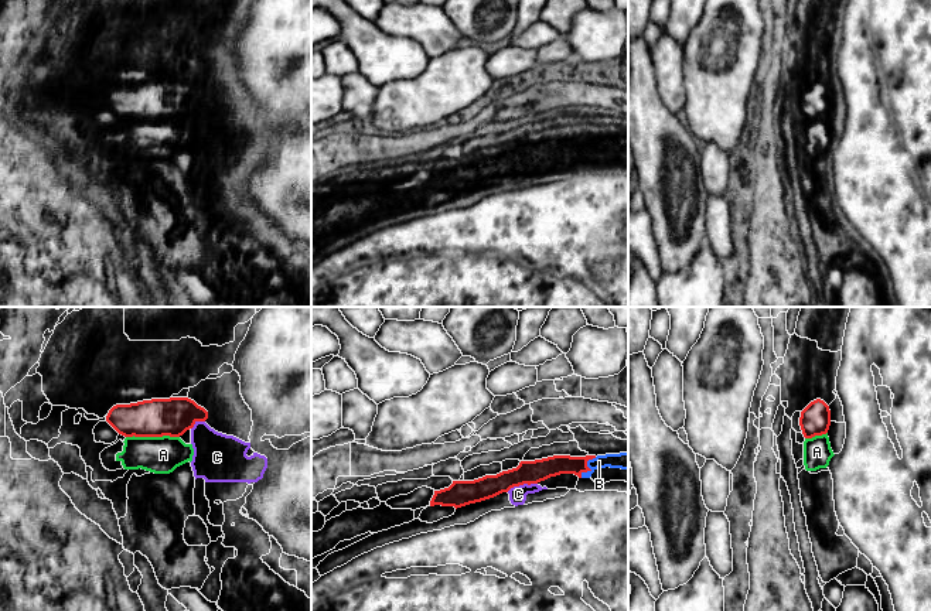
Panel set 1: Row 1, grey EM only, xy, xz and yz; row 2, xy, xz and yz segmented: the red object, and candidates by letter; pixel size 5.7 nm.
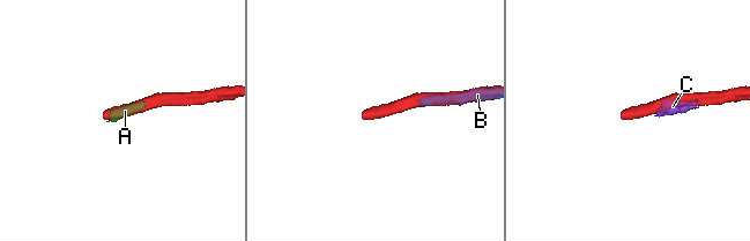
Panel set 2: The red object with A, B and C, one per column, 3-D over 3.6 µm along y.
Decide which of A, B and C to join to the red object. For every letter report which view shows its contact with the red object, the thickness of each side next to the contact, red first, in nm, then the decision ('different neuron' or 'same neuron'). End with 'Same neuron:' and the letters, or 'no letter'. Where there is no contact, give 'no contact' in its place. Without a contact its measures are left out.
A: contact in xy; calibres 220 and 200 nm; different neuron
B: contact in xz; calibres 120 and 100 nm; different neuron
C: contact in xz; calibres 130 and 100 nm; different neuron
Same neuron: no letter

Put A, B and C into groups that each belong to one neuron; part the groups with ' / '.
A B C

